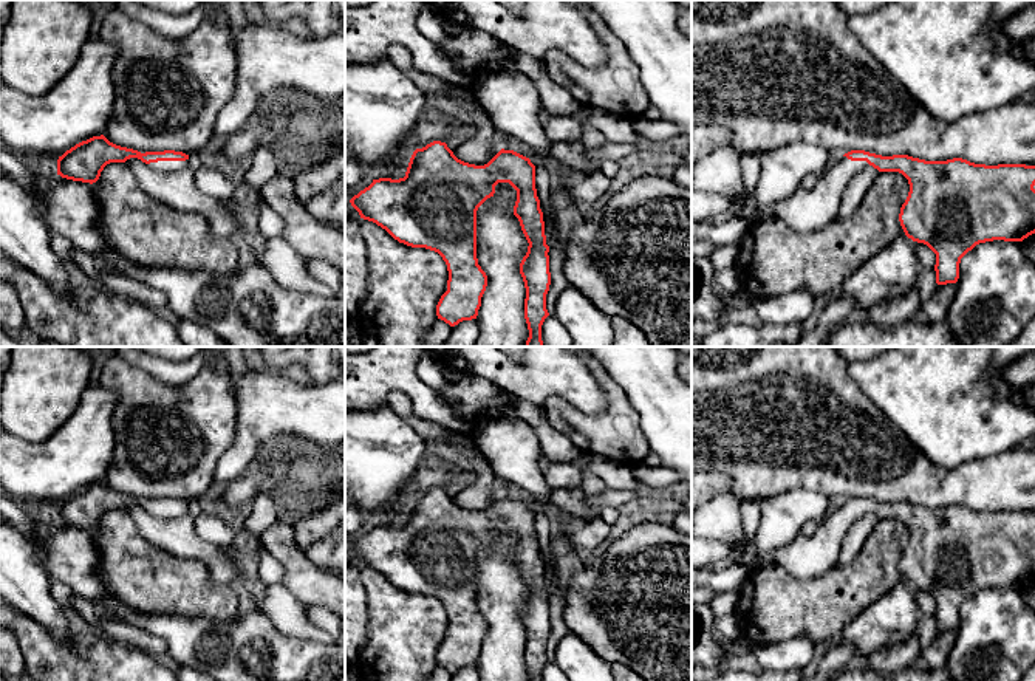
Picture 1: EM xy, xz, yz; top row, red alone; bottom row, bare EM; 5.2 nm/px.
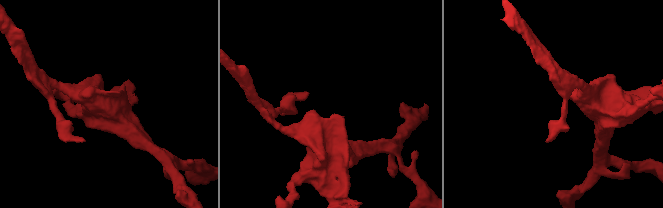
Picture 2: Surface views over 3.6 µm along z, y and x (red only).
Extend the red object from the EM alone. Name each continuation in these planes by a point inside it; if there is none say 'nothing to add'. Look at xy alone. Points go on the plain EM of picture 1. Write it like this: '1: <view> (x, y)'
1: xy (163, 513)

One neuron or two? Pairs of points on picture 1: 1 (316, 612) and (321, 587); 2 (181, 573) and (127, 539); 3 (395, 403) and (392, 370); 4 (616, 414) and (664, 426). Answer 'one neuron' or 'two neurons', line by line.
1: two neurons
2: one neuron
3: two neurons
4: two neurons

